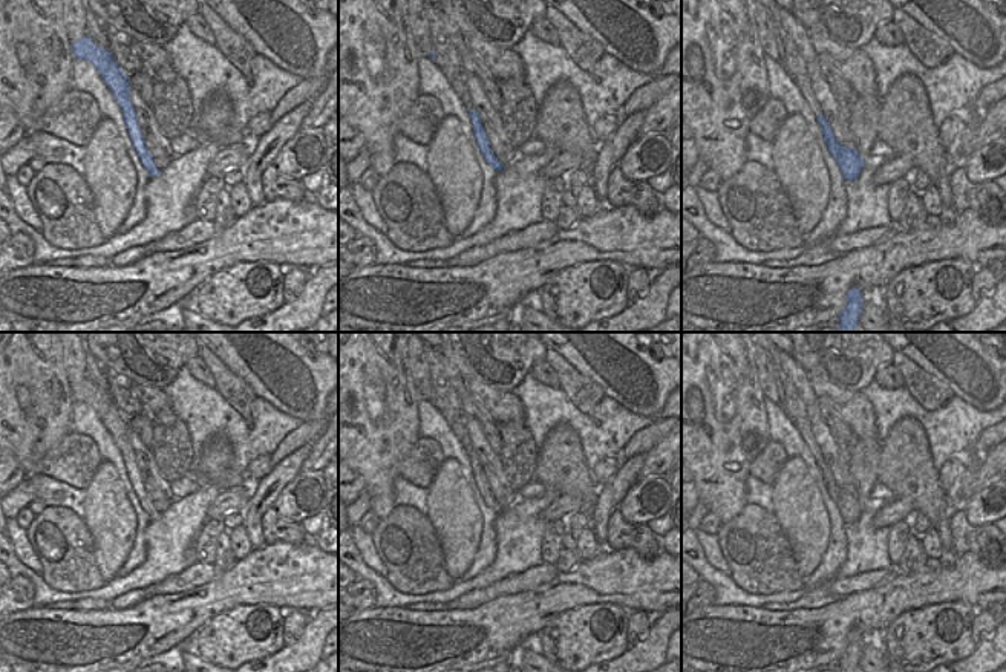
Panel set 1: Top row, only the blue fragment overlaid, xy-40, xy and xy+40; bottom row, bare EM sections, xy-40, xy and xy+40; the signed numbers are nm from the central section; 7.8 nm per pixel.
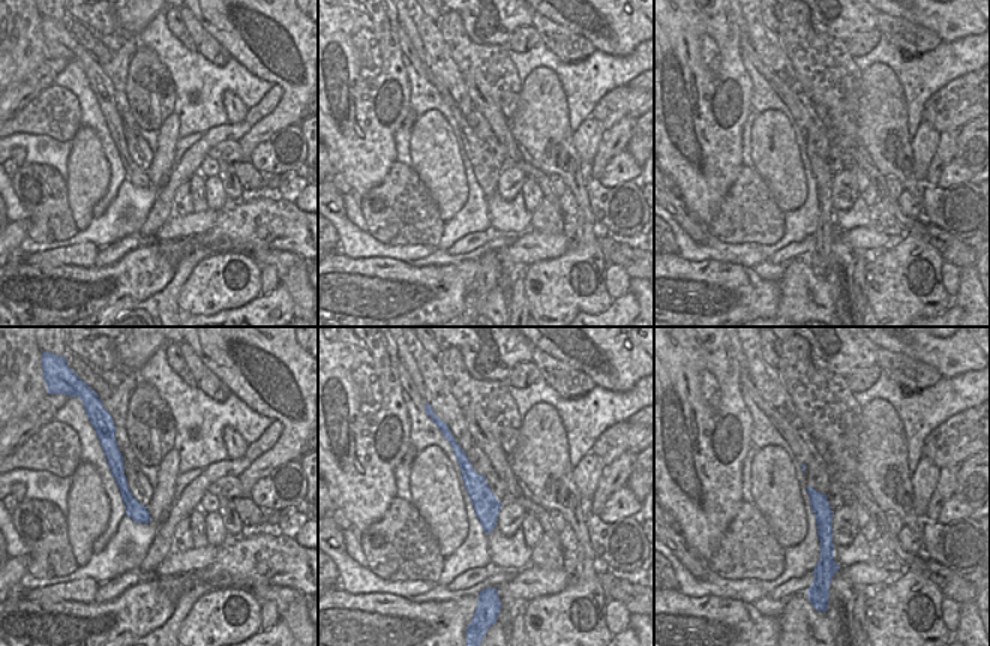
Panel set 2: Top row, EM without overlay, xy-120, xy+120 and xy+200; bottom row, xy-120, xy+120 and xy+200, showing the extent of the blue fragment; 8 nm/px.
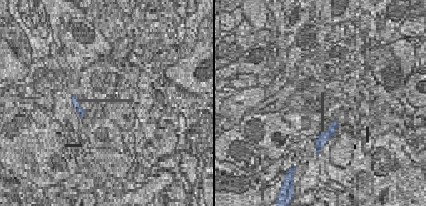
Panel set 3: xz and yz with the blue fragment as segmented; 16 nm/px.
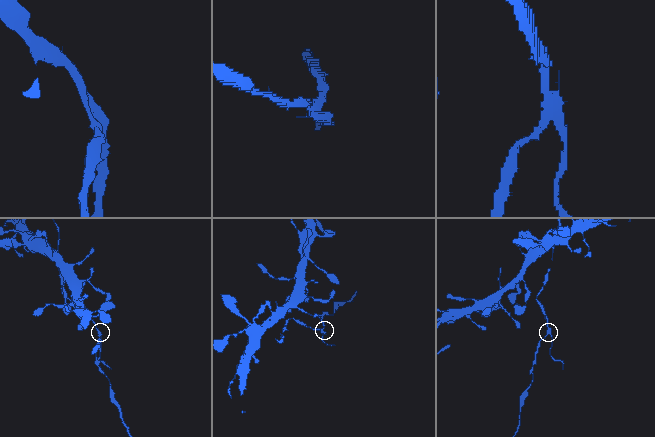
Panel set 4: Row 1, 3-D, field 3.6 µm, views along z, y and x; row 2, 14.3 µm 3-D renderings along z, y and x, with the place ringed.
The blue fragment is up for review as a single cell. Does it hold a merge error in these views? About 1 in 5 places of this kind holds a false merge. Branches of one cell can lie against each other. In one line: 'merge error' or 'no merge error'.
merge error

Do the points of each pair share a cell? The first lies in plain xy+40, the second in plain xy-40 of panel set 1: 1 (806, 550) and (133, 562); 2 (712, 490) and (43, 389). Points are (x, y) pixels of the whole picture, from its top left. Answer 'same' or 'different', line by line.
1: different
2: same

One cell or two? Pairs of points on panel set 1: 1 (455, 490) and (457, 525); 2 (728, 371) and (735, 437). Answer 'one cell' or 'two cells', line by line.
1: one cell
2: one cell

